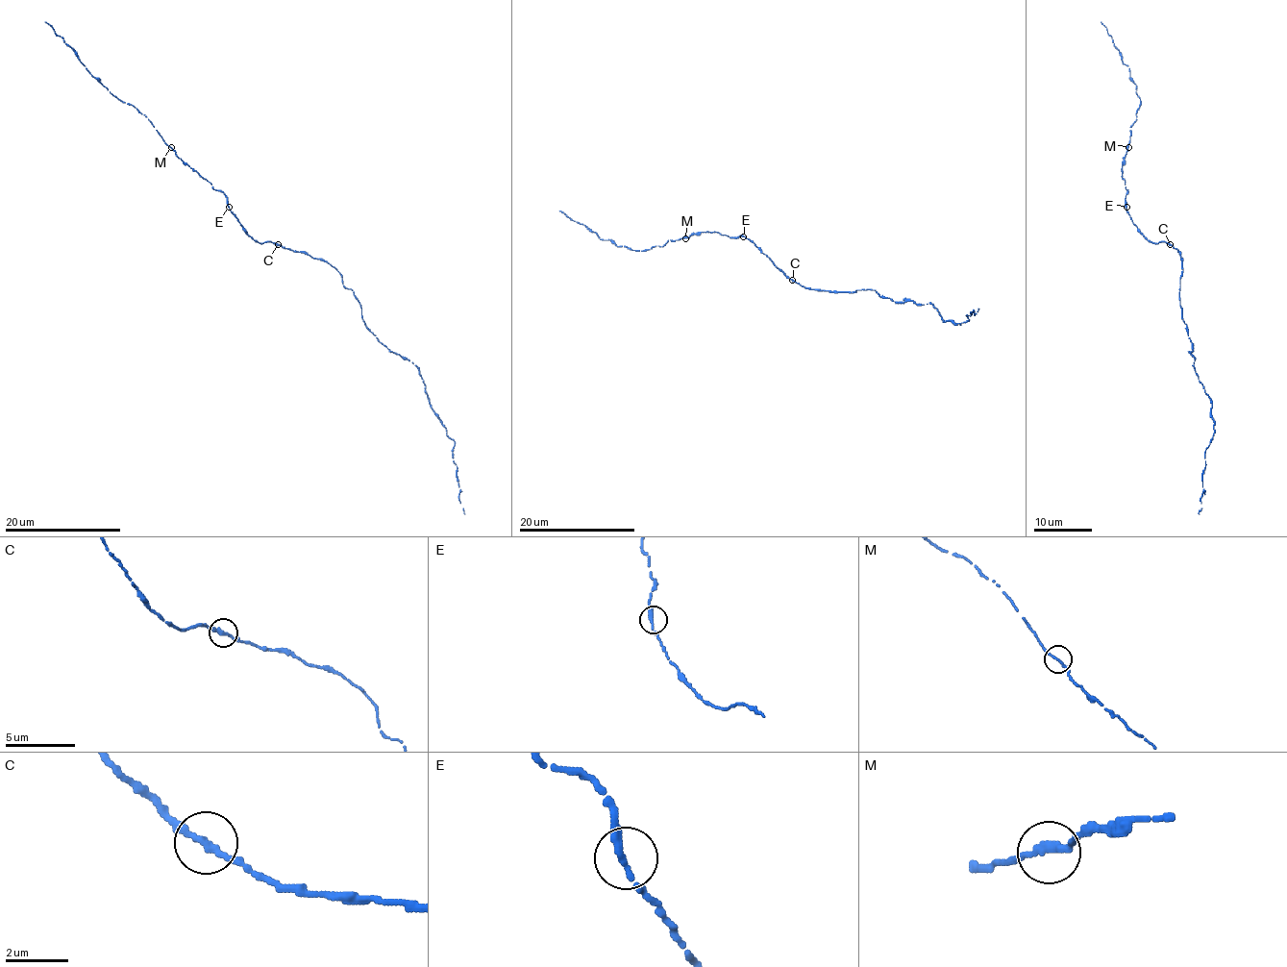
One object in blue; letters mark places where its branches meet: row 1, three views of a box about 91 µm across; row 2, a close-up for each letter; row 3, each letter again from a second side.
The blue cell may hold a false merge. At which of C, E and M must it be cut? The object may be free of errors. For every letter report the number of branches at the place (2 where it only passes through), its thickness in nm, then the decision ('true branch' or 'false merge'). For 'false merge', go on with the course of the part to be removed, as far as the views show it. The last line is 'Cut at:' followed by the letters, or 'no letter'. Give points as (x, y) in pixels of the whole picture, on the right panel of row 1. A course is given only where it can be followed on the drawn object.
C: 2 branches meet; 240 nm thick; true branch
E: 2 branches meet; 240 nm thick; true branch
M: 2 branches meet; 240 nm thick; true branch
Cut at: no letter

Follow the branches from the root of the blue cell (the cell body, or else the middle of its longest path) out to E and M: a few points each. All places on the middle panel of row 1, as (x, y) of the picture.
E: (796, 283), (751, 239), (743, 236)
M: (796, 283), (751, 239), (742, 235), (697, 232), (685, 238)

